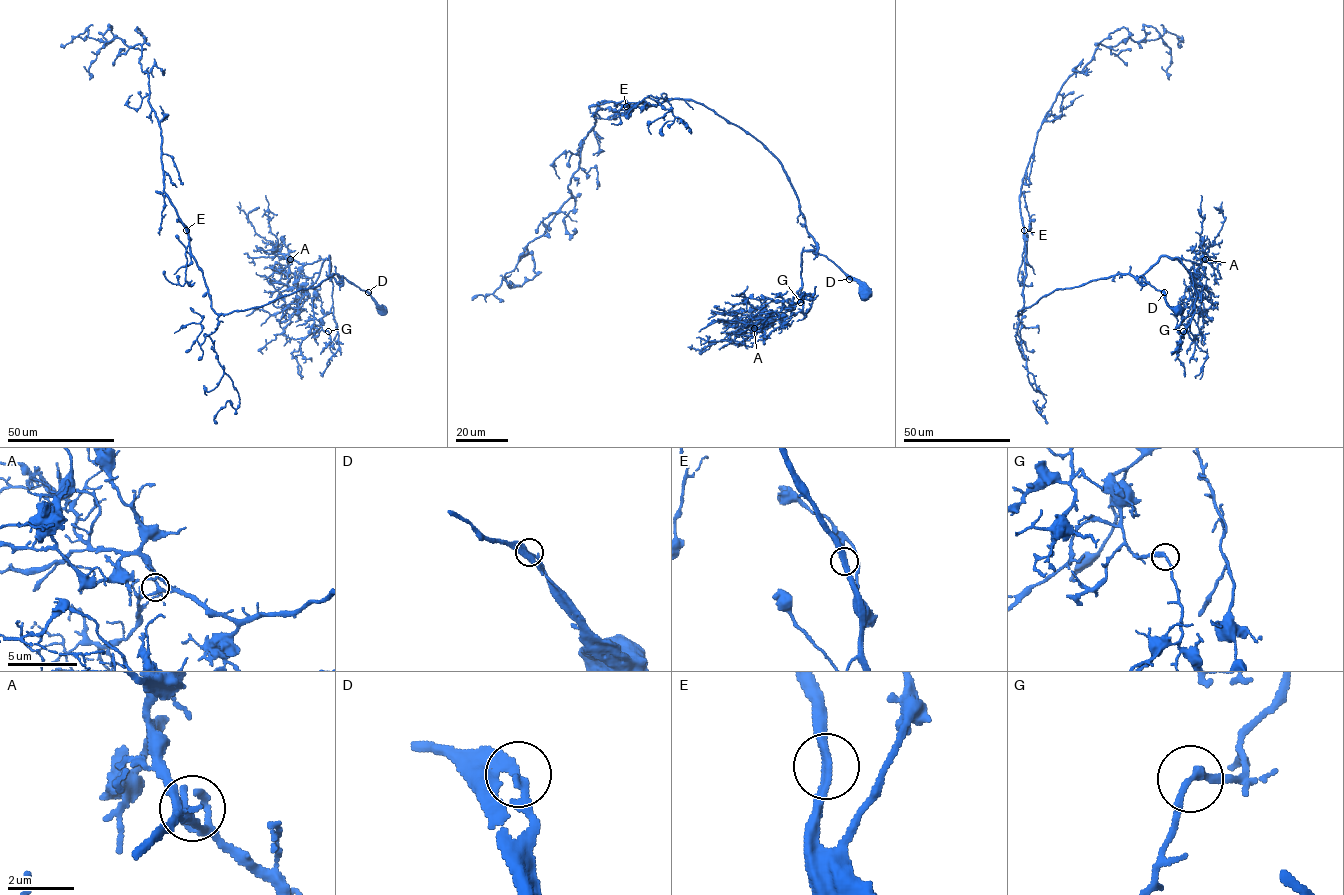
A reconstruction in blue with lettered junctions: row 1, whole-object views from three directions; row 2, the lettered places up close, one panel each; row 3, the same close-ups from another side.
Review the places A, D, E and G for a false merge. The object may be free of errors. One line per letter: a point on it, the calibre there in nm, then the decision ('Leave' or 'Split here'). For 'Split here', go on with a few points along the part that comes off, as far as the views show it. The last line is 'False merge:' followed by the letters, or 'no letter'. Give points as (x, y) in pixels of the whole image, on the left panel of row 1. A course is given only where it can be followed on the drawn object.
A: Place: (290, 259). Thickness 280 nm. Leave
D: Place: (368, 292). Thickness 200 nm. Leave
E: Place: (186, 230). Thickness 300 nm. Leave
G: Place: (328, 331). Thickness 240 nm. Leave
False merge: no letter

